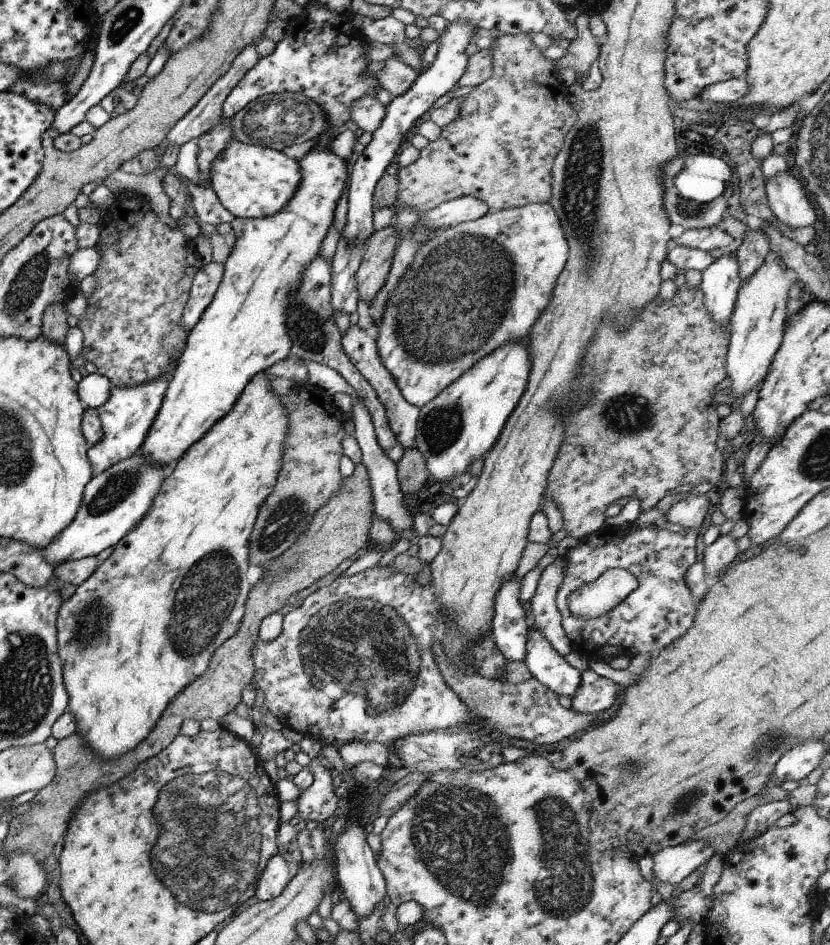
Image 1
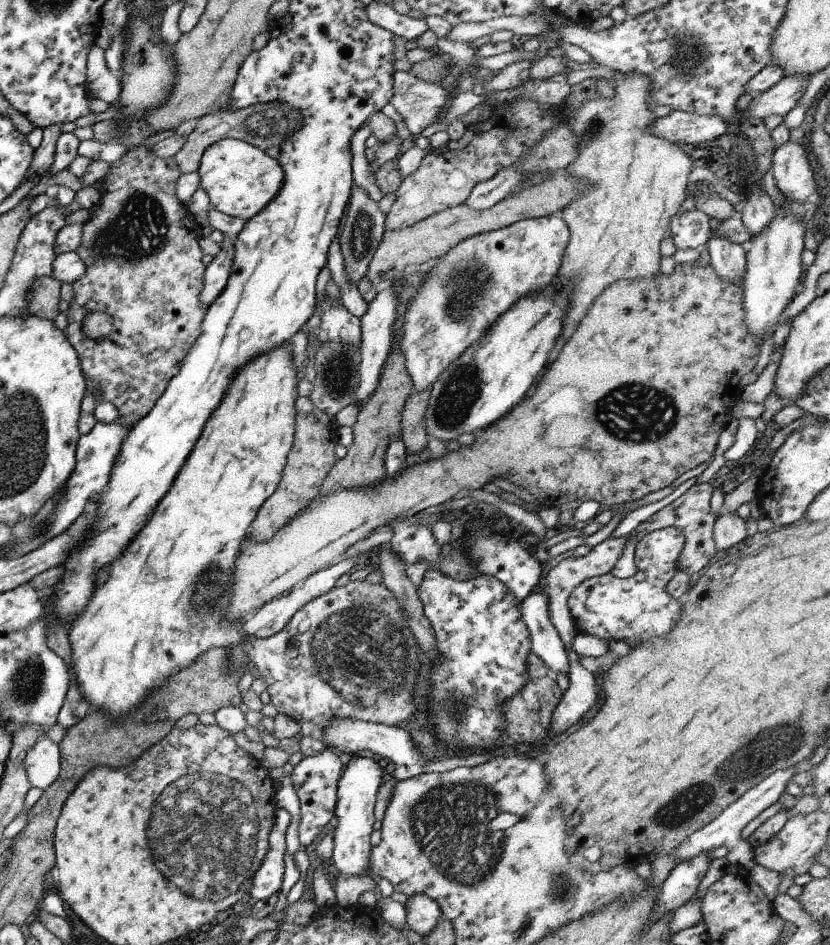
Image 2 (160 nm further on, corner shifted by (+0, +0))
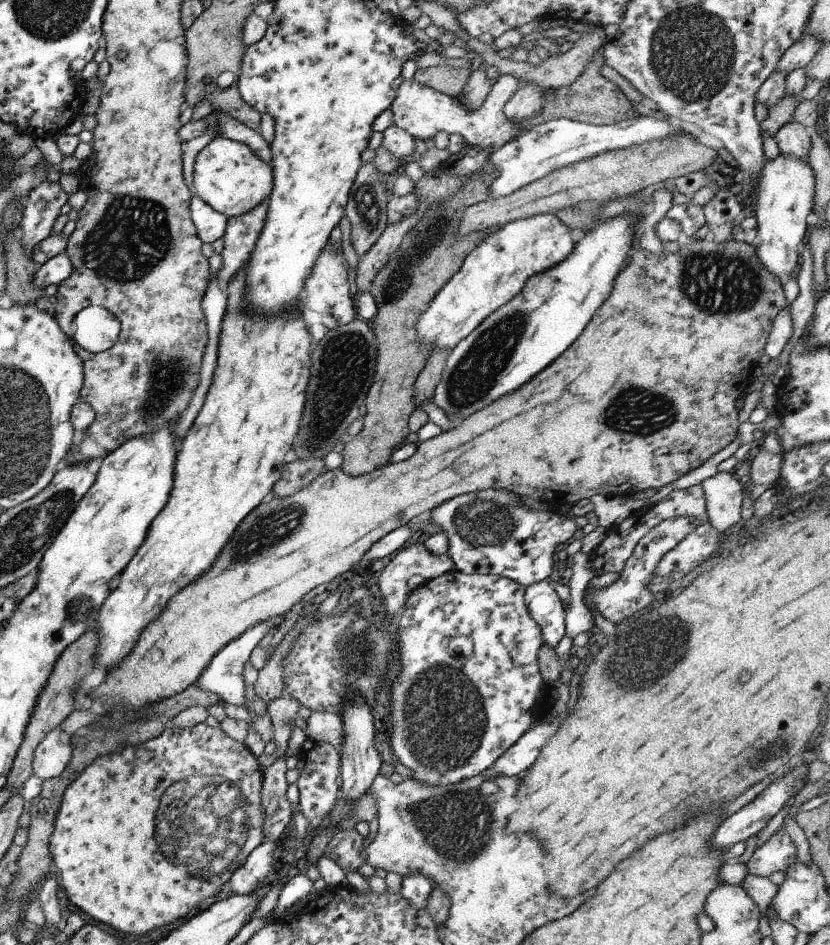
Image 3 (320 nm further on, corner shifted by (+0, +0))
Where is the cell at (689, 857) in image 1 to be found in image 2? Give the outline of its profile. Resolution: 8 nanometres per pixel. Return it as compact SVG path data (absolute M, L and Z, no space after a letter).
M788 767L786 770L782 769L773 772L770 776L763 778L761 782L755 784L752 788L749 788L742 796L739 796L730 806L727 806L719 816L714 820L711 820L706 826L699 828L696 832L689 834L679 846L675 846L670 853L675 856L675 864L679 862L685 862L701 852L707 852L718 848L719 846L725 846L727 848L727 854L725 858L729 864L738 864L750 871L753 866L756 866L753 861L752 848L739 838L740 830L750 821L758 816L758 814L768 808L770 805L774 804L779 796L783 794L786 788L786 782L792 777L792 770L795 767Z

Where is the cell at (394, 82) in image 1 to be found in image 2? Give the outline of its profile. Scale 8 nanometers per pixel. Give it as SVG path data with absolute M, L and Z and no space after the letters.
M395 72L389 104L401 116L409 133L415 135L427 126L441 120L440 113L444 110L449 97L449 92L441 86L419 80L409 72Z

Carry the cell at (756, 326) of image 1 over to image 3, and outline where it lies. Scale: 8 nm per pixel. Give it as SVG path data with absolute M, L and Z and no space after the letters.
M779 153L773 160L766 160L759 174L757 204L755 204L756 237L754 249L759 266L767 270L780 284L781 274L789 274L797 264L797 246L806 240L807 215L813 207L813 172L807 161L789 158Z

